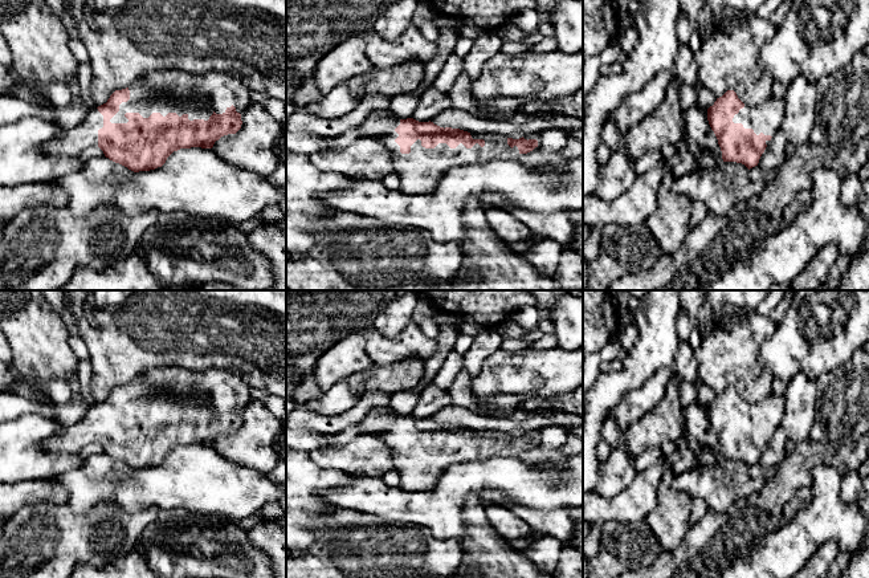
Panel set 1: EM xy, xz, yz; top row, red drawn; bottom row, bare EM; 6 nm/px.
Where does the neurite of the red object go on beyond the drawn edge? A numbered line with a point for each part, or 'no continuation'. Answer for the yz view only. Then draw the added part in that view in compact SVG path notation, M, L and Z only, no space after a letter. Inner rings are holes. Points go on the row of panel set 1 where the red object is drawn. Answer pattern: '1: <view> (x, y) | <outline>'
1: yz (766, 118) | M770 97L760 105L746 105L734 115L734 123L742 123L744 129L752 129L756 135L774 135L783 119L783 98Z

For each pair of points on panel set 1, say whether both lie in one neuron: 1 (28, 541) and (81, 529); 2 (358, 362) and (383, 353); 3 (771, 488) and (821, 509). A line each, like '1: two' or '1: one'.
1: one
2: two
3: two

